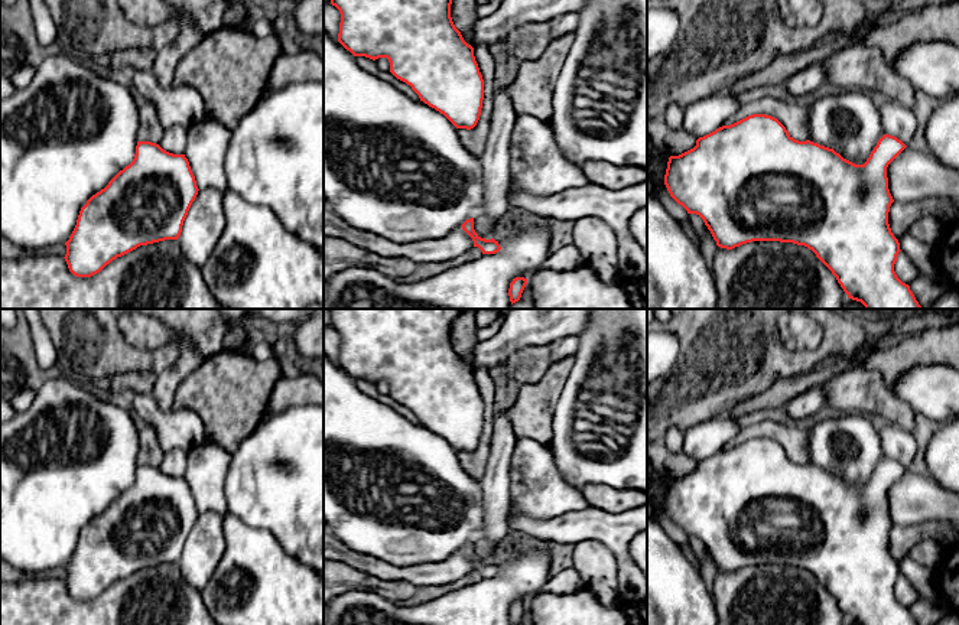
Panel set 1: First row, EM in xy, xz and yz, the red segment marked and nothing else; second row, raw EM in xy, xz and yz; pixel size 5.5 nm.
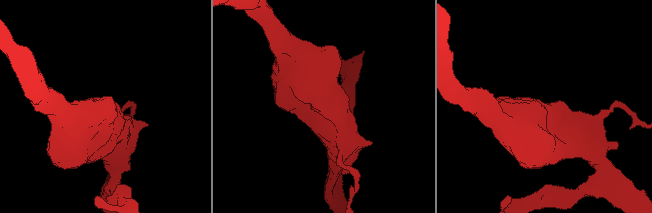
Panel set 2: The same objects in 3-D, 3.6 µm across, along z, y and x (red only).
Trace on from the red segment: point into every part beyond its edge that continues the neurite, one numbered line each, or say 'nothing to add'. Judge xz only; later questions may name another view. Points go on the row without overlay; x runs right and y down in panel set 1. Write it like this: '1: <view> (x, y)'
nothing to add

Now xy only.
nothing to add

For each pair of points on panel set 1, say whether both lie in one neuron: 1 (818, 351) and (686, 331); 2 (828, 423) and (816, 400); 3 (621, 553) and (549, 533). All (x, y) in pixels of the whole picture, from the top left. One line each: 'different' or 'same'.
1: same
2: different
3: same

